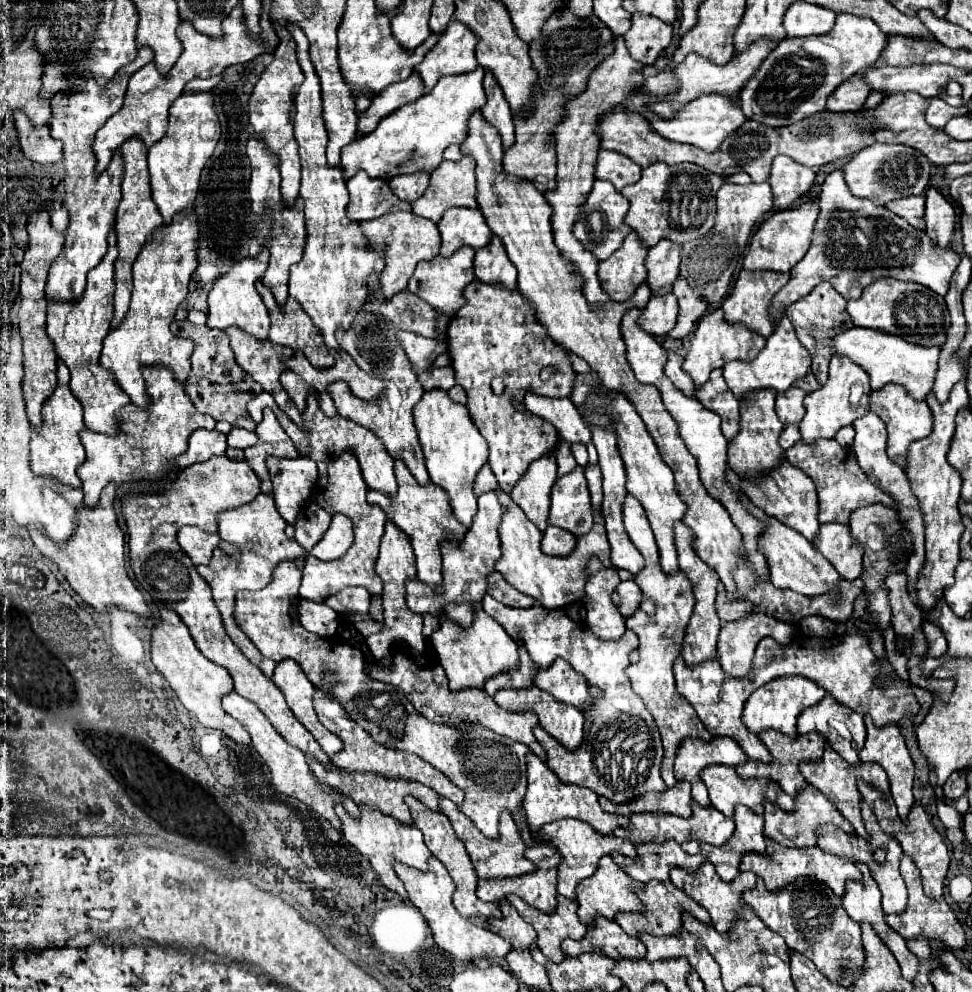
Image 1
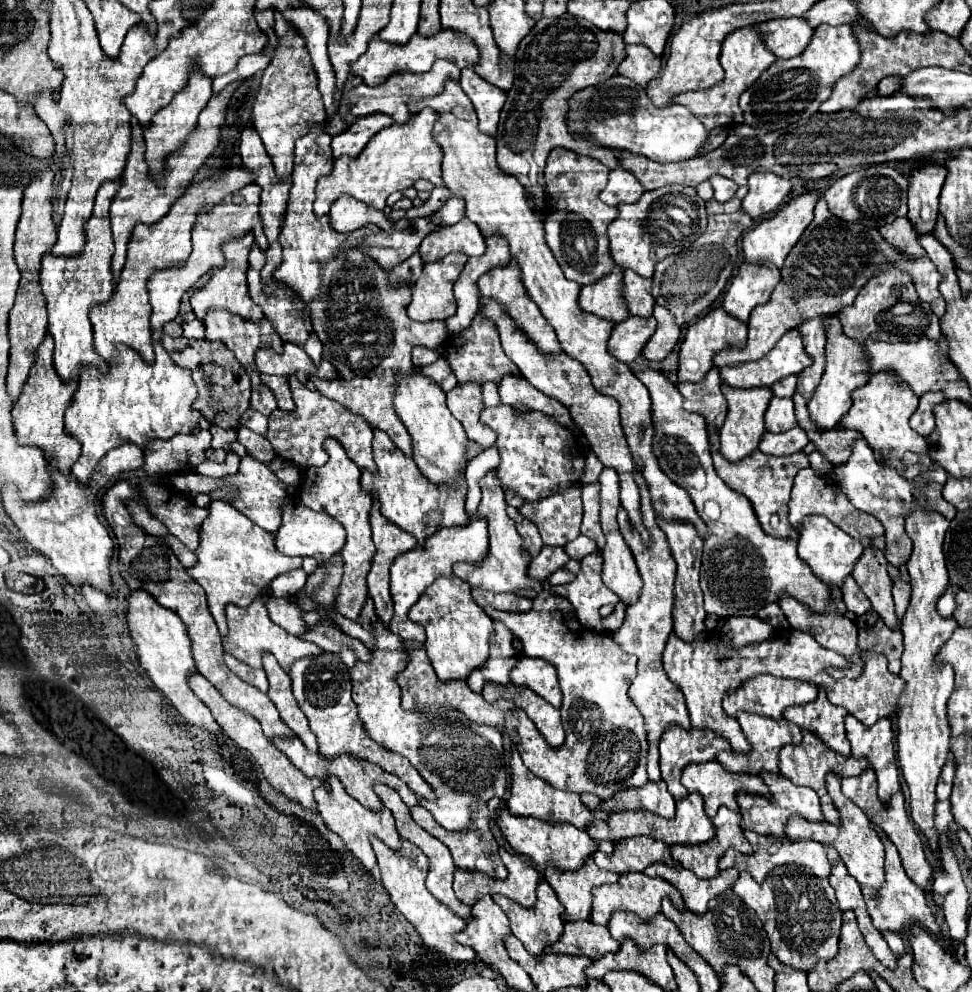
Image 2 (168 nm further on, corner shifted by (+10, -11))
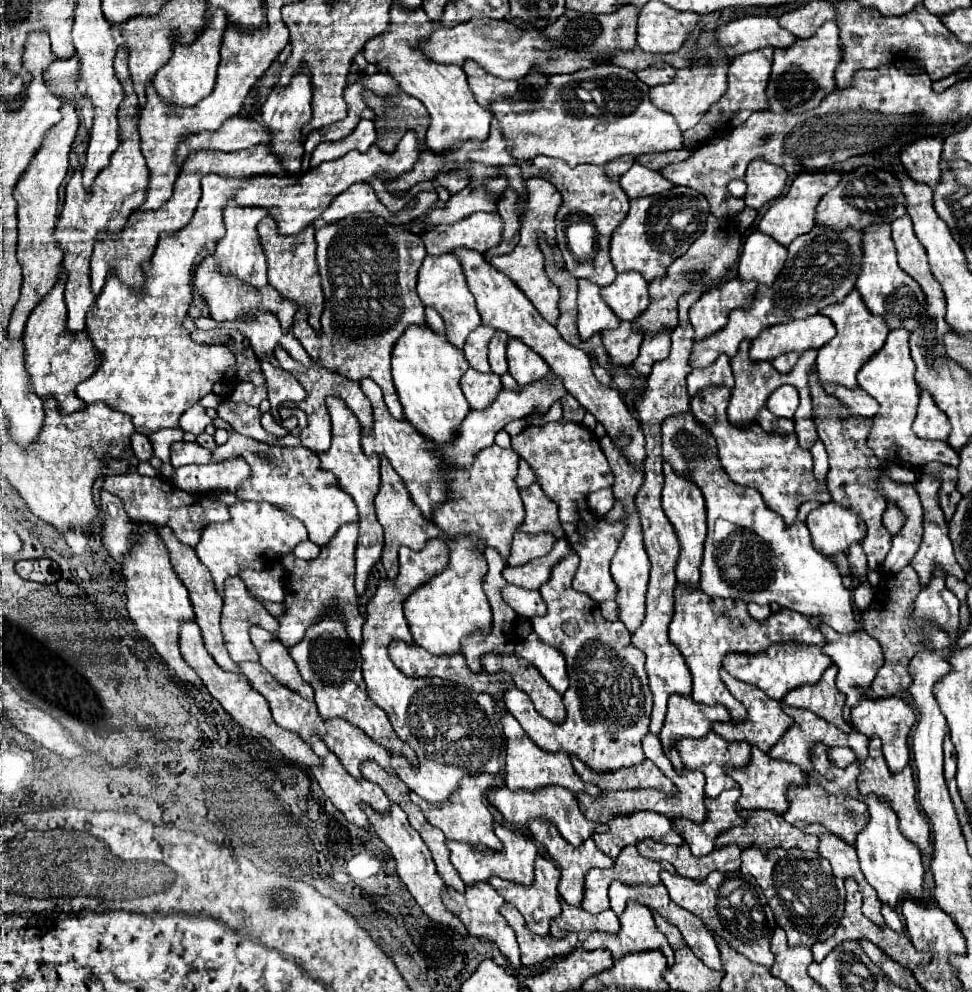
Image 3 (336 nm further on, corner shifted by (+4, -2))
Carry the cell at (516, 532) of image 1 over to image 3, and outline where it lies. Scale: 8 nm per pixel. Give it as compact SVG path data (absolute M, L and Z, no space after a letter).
M491 445L477 453L477 461L465 473L453 473L453 489L457 489L457 501L447 501L433 513L435 525L443 535L455 539L465 535L479 535L485 549L497 549L503 559L509 557L511 537L523 523L523 501L515 487L519 457L511 449Z

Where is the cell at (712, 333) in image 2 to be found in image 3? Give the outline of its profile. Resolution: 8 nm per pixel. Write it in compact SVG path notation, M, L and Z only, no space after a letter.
M731 279L705 291L689 309L689 321L695 331L693 343L701 343L709 335L721 331L727 325L733 309L749 307L755 289L755 285L741 285L741 281Z

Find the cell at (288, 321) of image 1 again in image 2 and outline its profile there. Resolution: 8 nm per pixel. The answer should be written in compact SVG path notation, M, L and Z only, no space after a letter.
M253 244L251 254L249 254L249 272L247 272L251 298L263 308L265 318L271 320L271 324L275 326L275 330L283 338L283 342L293 342L293 344L301 346L311 356L311 360L315 364L319 364L321 362L321 340L317 338L317 334L311 326L311 318L307 318L307 310L303 310L303 302L299 302L299 298L295 298L295 294L291 294L291 290L287 290L287 286L283 286L283 282L275 282L275 278L271 278L271 282L263 282L261 280L263 264L265 264L265 252L257 244Z

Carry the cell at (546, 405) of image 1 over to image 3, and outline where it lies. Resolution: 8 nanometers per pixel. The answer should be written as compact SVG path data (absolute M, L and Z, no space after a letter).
M509 339L509 349L507 349L507 363L509 363L509 373L511 377L521 385L527 387L535 381L543 381L551 375L549 365L537 357L531 349L525 349L521 341Z

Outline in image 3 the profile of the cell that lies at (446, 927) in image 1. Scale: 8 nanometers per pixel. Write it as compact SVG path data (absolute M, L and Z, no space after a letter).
M363 805L365 809L365 815L369 819L369 823L373 825L377 837L387 845L387 849L391 851L393 859L395 859L395 869L397 869L397 875L399 879L407 885L409 893L413 895L413 899L417 901L417 905L425 911L425 915L439 923L439 925L445 925L445 927L451 927L455 931L459 931L463 937L467 937L467 929L463 927L463 923L443 905L443 897L445 897L445 889L447 885L443 883L443 879L437 875L435 871L435 865L433 865L433 859L431 859L431 853L425 845L425 841L421 839L421 835L409 825L407 821L407 815L401 807L393 805L391 807L391 813L389 815L379 815L379 813L373 813L373 809L369 809L367 805Z

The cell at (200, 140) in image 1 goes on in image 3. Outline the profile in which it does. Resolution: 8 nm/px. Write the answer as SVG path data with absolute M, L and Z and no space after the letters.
M217 13L217 17L213 17L213 25L205 29L205 33L195 43L191 45L177 43L173 47L173 57L169 59L169 65L165 65L165 69L161 69L161 73L157 73L157 77L153 79L153 87L165 103L173 107L195 107L201 99L205 99L213 91L217 67L221 63L219 49L225 29L227 29L225 15Z

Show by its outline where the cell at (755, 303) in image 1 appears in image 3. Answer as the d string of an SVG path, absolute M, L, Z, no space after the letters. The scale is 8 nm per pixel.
M753 231L739 259L739 279L743 283L755 281L757 285L771 287L787 259L787 247L777 245L769 235Z

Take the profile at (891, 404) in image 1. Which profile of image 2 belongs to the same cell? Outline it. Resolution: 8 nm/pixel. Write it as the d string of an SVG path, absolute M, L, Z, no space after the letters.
M887 370L873 374L865 386L855 390L853 406L843 416L841 422L843 426L849 426L849 428L855 426L855 430L863 434L863 438L875 452L875 458L879 464L901 468L903 466L901 460L905 452L923 454L923 452L929 452L929 444L923 436L915 434L915 430L911 430L909 426L909 418L917 410L919 396L911 394L911 390L907 390L905 386L899 386L899 382L895 382L895 374L885 374L885 372Z

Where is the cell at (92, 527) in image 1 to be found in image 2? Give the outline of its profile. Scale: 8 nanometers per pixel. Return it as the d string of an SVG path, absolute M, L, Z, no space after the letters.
M121 444L115 450L109 450L107 458L97 464L95 474L91 476L91 482L83 486L81 482L75 482L73 474L63 474L55 470L47 462L47 470L51 474L51 480L55 480L55 490L51 492L51 498L45 498L43 502L23 502L19 494L15 494L15 486L9 482L1 486L1 496L5 502L5 508L15 522L15 526L21 530L25 540L43 556L47 556L53 566L75 586L89 584L93 588L101 588L103 592L111 592L111 578L109 578L109 556L113 552L113 540L105 526L97 518L95 510L95 496L97 492L107 484L107 480L113 480L119 472L133 472L139 470L145 464L143 450L137 446Z

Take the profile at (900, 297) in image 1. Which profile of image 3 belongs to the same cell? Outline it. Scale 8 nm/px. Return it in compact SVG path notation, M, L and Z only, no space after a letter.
M871 225L865 229L865 261L861 267L861 277L857 279L857 291L861 293L867 309L873 315L883 317L889 329L907 329L911 333L925 313L927 297L917 281L913 281L913 277L903 273L899 267L889 225Z

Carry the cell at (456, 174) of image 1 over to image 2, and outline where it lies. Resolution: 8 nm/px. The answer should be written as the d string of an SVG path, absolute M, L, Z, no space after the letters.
M451 194L451 198L445 202L445 206L443 206L439 212L435 212L435 214L433 214L433 218L435 218L435 220L445 222L447 226L457 224L463 216L465 216L463 200L461 200L461 198L457 198L457 196L453 196L453 194Z

